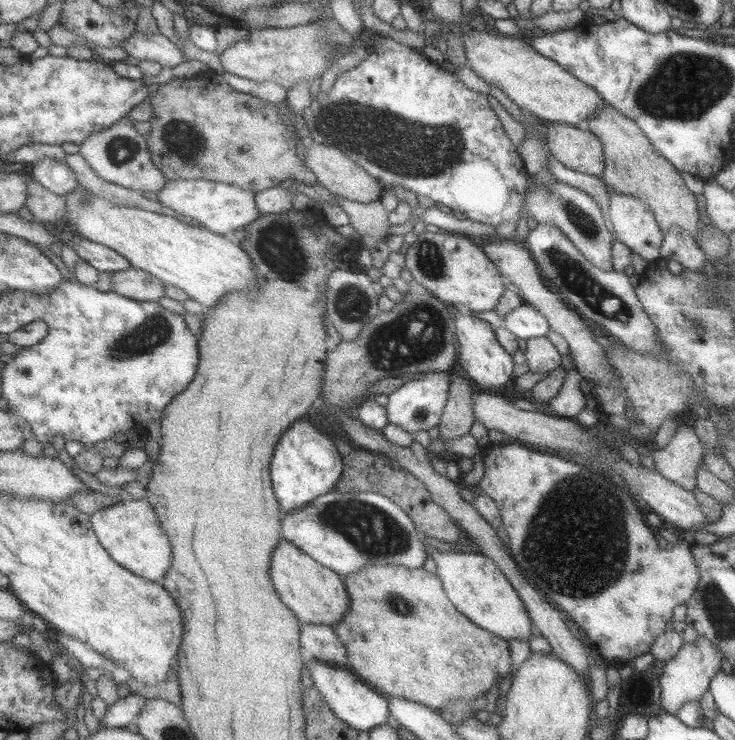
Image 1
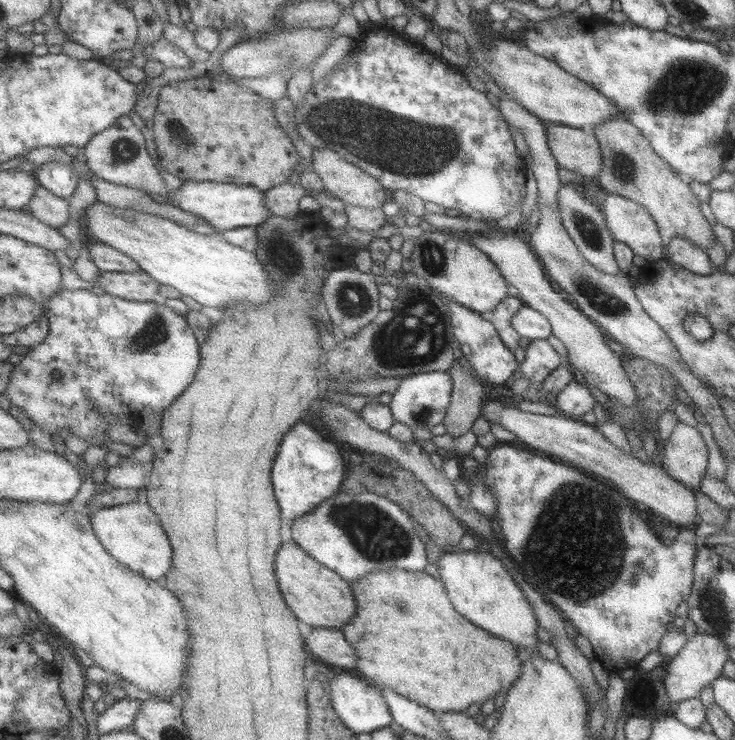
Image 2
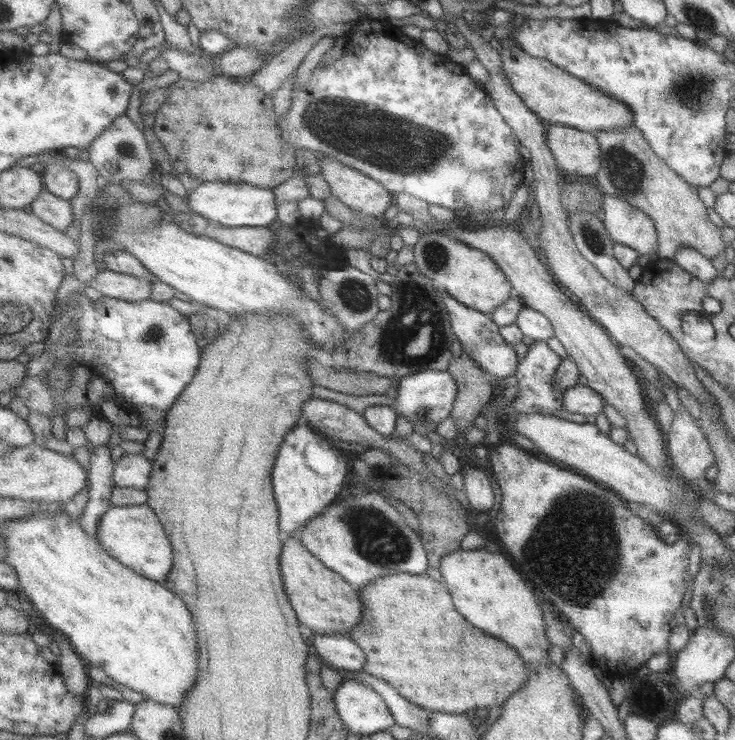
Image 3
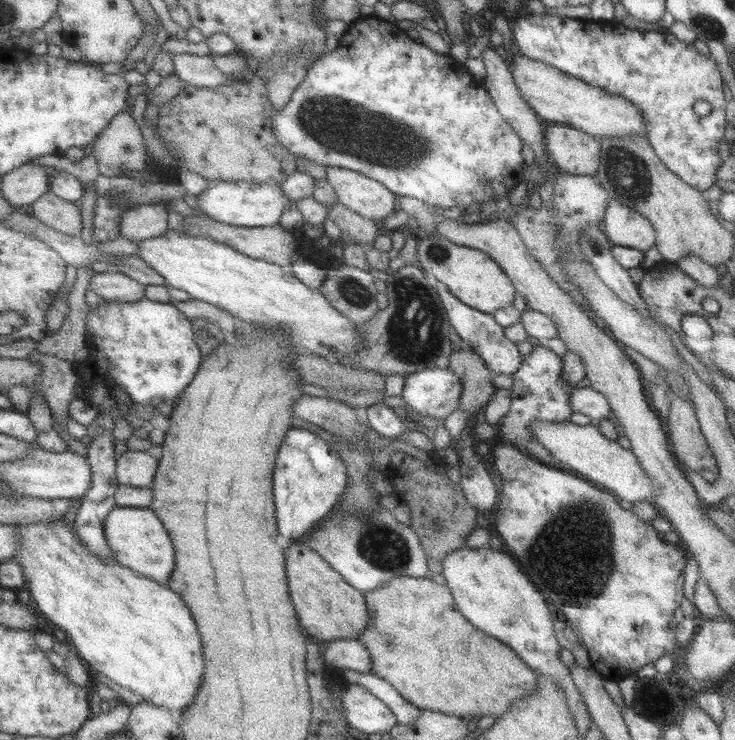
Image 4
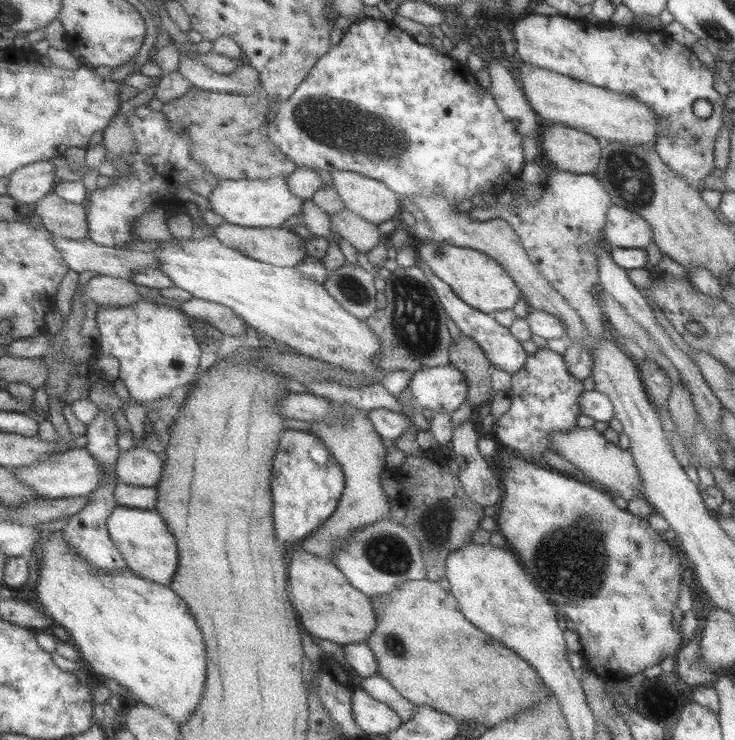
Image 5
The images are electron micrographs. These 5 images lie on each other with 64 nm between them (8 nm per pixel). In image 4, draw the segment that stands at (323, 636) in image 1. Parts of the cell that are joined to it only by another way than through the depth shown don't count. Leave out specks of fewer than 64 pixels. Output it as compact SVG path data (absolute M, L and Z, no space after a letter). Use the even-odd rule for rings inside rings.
M357 639L321 640L328 668L372 672L373 659L369 649Z

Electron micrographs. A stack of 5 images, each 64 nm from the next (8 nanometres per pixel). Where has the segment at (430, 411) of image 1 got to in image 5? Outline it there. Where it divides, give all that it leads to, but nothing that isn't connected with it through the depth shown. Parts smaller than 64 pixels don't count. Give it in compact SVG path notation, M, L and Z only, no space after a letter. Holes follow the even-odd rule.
M453 365L433 367L414 373L411 395L420 408L435 412L455 412L469 398L471 384Z

